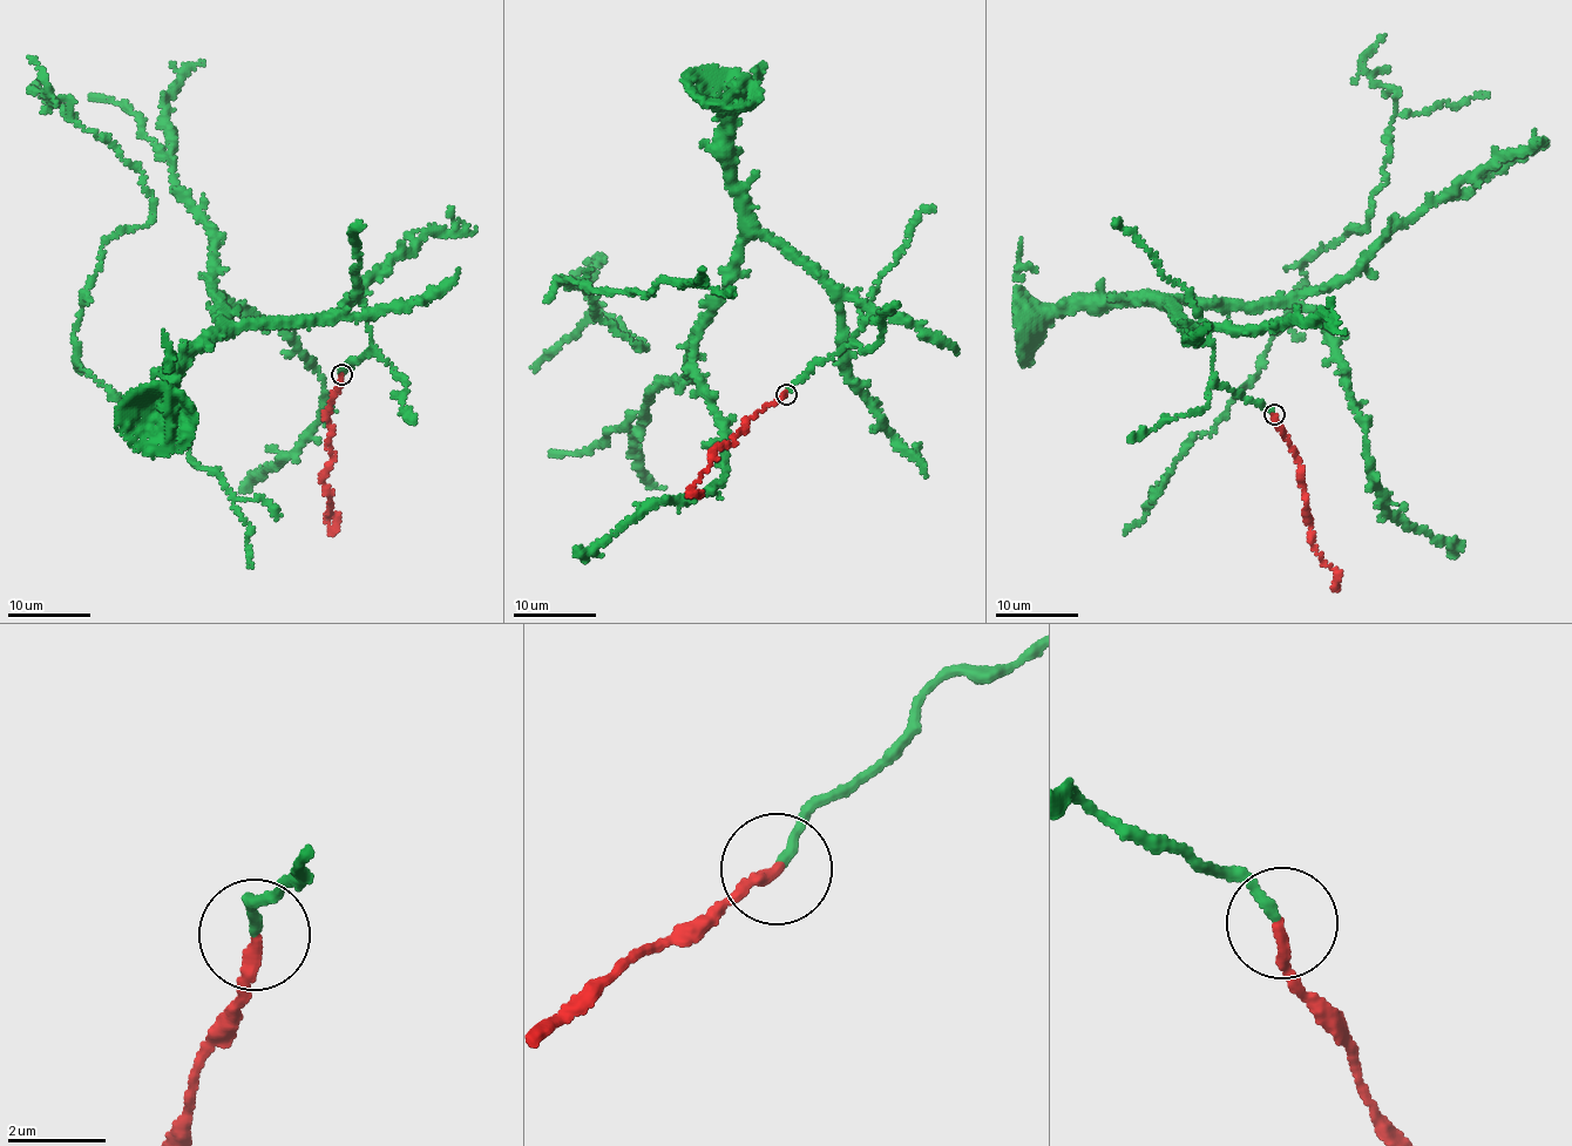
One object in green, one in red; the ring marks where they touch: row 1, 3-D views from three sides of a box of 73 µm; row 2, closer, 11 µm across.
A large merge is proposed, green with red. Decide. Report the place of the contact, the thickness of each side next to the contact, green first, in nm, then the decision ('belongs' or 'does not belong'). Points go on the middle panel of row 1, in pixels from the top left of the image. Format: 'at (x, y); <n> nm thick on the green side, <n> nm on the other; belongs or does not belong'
at (786, 394); 190 nm thick on the green side, 240 nm on the other; belongs

